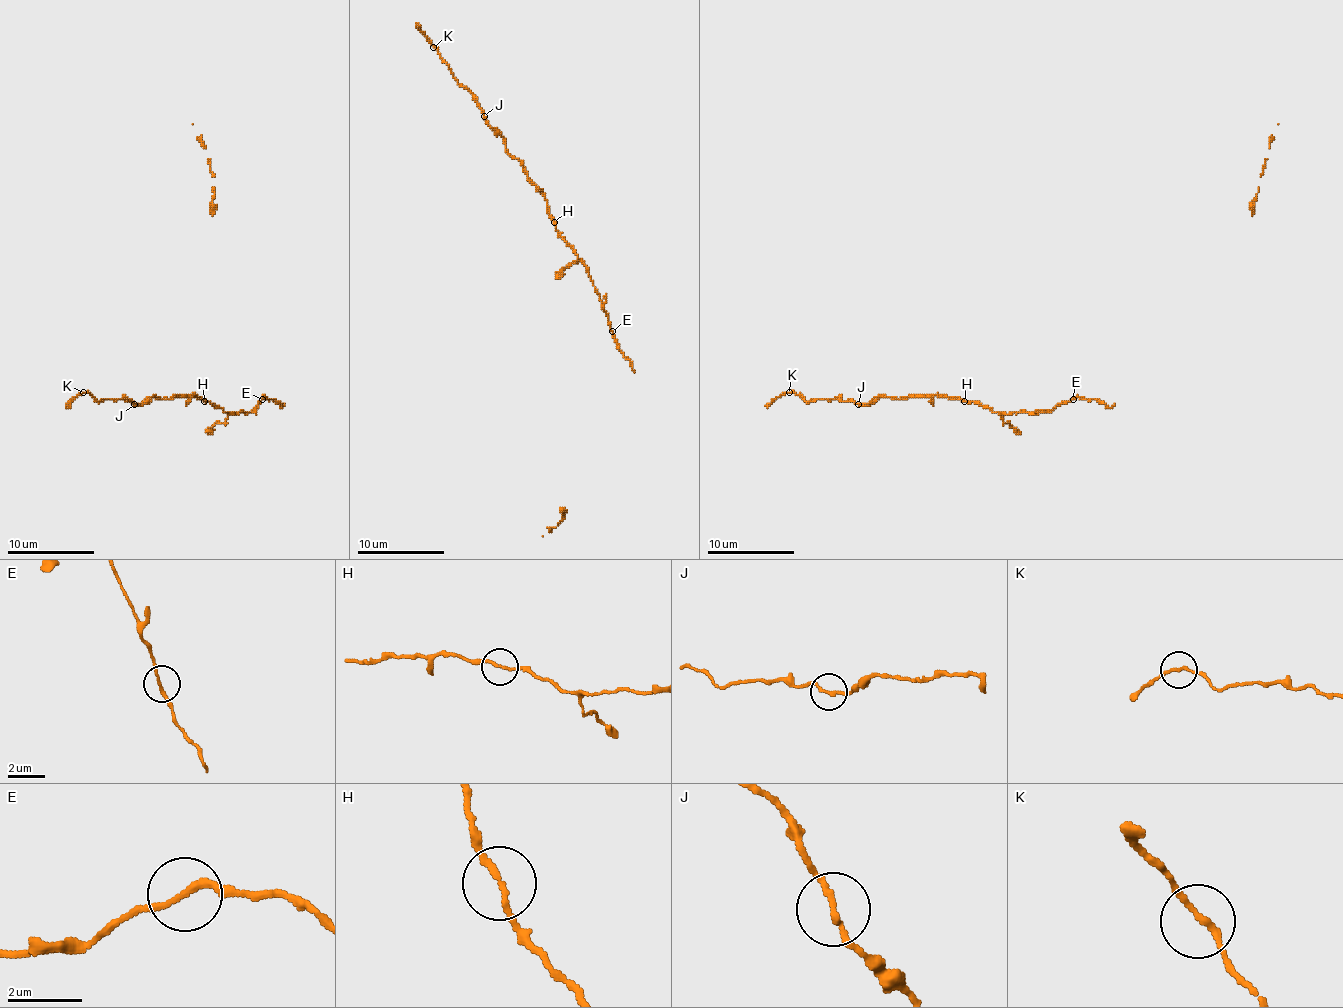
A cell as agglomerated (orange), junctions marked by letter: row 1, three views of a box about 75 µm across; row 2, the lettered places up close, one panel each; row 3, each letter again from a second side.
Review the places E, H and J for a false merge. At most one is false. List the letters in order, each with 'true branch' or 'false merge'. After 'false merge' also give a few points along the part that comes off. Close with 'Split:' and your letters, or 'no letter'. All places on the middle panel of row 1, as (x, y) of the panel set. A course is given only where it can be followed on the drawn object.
E: true branch
H: true branch
J: true branch
Split: no letter

